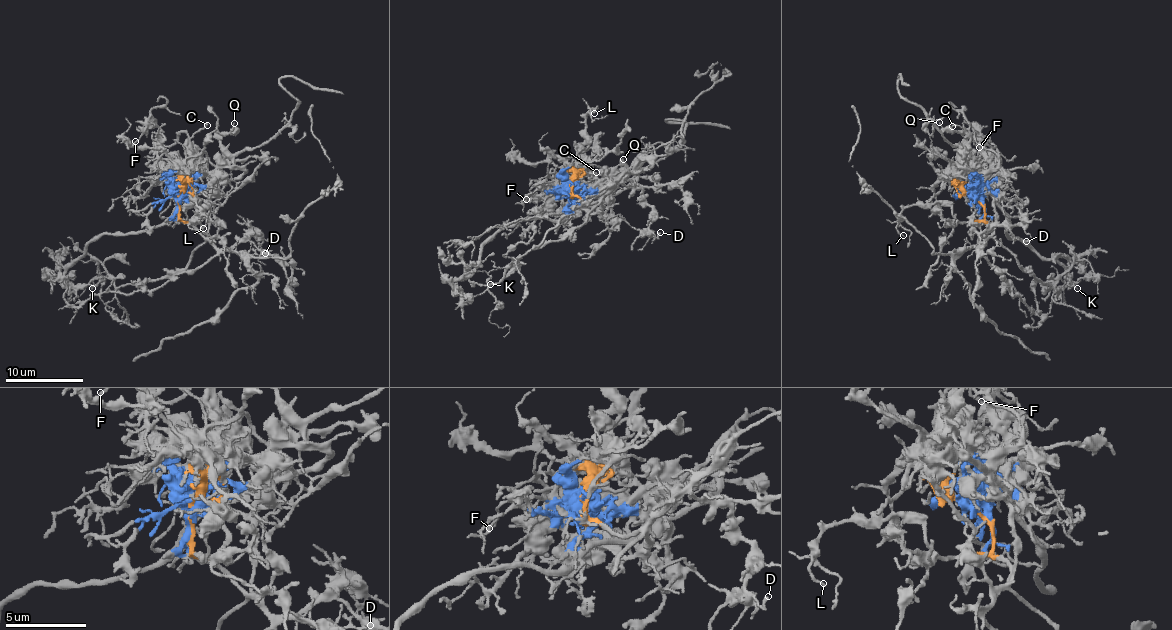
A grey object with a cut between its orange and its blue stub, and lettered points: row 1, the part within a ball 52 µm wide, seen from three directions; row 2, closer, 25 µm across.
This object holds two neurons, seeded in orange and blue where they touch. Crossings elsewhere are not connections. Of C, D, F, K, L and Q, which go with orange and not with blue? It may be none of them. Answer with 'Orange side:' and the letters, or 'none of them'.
Orange side: D, F, K, L

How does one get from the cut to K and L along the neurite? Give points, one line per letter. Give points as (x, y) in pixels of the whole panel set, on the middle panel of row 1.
K: (571, 190), (572, 196), (598, 202), (585, 221), (488, 273), (490, 284)
L: (571, 190), (577, 161), (585, 148), (587, 114), (596, 106), (594, 113)

